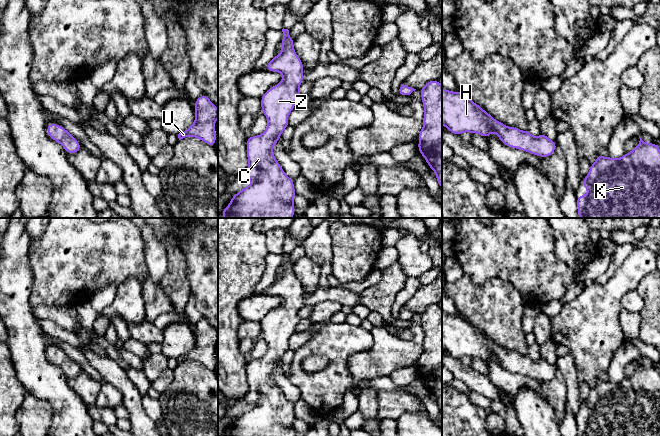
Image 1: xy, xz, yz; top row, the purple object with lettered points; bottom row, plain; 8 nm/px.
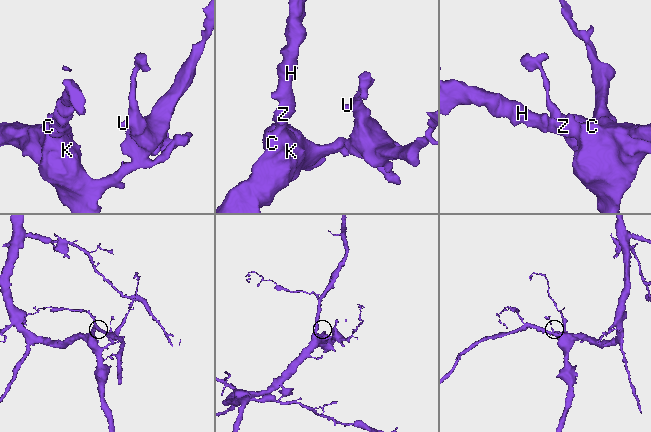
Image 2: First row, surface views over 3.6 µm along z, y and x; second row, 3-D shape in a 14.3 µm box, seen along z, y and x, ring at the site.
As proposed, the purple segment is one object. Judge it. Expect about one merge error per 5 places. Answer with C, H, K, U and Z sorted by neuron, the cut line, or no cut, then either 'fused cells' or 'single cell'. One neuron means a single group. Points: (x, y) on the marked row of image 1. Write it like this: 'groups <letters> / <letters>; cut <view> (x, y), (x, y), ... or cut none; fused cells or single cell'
groups C H K U Z; cut none; single cell

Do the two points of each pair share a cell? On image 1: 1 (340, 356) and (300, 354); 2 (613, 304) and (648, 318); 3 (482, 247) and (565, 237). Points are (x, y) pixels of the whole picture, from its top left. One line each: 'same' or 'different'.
1: same
2: different
3: different

